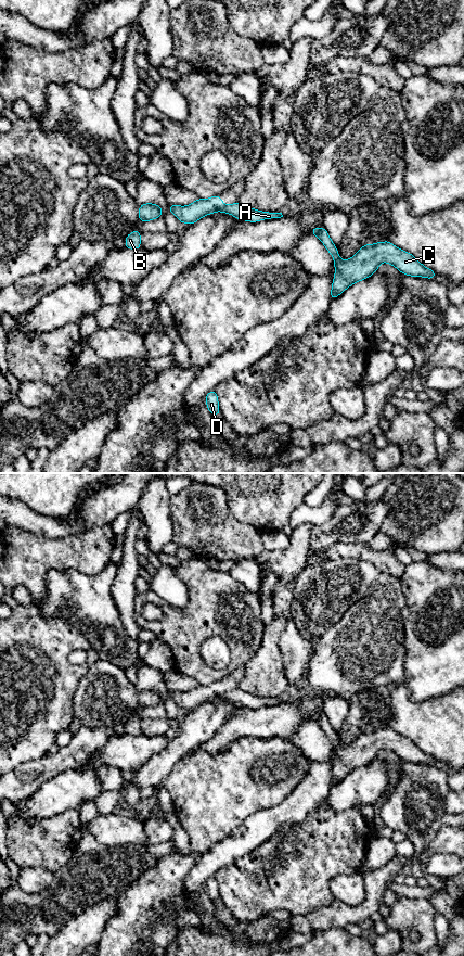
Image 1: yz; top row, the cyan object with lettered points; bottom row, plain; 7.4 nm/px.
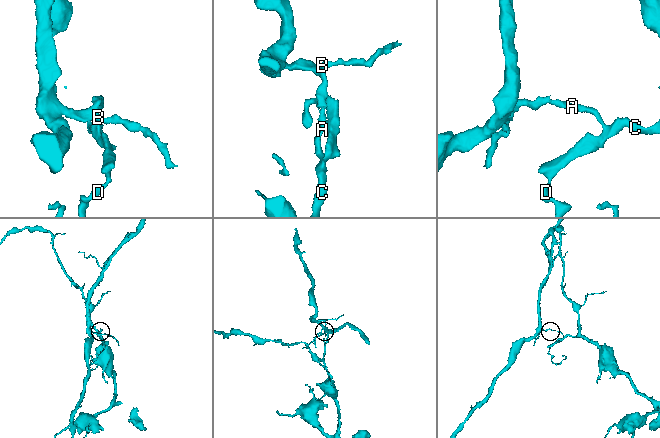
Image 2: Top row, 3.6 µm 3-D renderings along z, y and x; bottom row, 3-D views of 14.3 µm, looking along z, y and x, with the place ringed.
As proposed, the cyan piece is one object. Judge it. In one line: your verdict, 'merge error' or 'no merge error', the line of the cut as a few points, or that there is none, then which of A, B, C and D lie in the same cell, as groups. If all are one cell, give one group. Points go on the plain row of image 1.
merge error; cut yz (229, 691), (222, 697); groups A C D / B

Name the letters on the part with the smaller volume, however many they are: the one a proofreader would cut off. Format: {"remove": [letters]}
{"remove": ["B"]}

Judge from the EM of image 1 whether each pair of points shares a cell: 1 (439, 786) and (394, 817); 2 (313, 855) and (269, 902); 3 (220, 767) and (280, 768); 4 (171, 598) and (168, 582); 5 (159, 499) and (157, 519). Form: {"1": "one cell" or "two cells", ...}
{"1": "one cell", "2": "one cell", "3": "one cell", "4": "one cell", "5": "one cell"}

